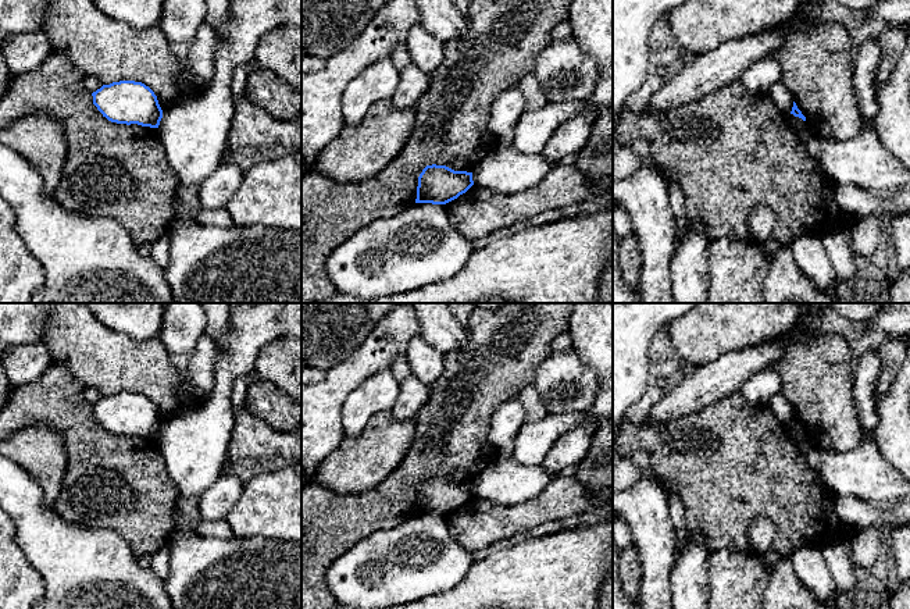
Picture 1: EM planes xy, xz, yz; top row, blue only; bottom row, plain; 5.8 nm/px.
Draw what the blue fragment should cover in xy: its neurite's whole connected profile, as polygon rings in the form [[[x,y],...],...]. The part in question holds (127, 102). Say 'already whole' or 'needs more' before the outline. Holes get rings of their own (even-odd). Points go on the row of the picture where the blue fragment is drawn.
already whole; [[[119,81],[92,93],[93,104],[111,122],[158,128],[163,110],[154,92],[142,82]]]

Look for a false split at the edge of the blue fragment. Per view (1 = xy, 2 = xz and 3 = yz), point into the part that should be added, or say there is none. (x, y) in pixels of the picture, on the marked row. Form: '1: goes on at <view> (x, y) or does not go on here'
1: does not go on here
2: does not go on here
3: does not go on here

